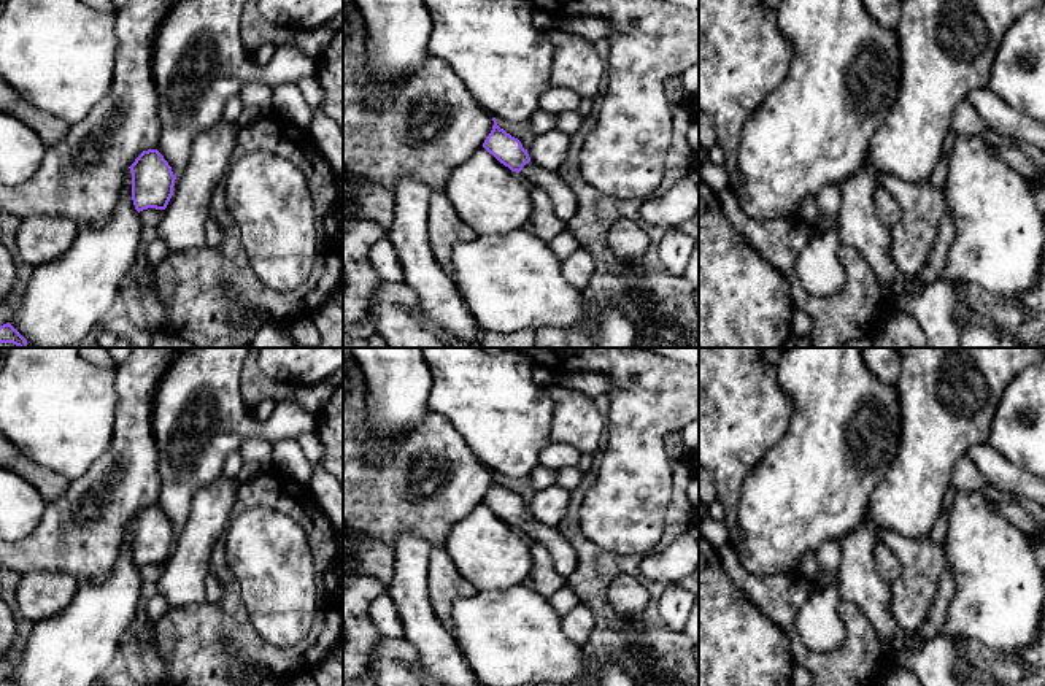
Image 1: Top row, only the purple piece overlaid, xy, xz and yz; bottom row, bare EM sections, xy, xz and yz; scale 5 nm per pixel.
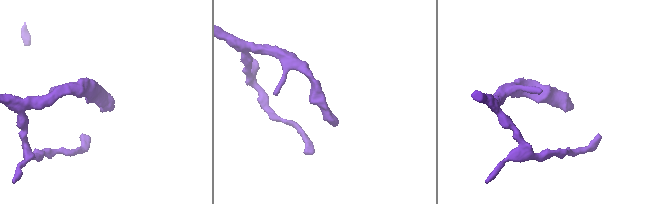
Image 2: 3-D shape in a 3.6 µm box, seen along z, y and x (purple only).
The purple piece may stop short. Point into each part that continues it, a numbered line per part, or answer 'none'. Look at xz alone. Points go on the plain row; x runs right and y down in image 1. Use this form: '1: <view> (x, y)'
1: xz (564, 556)

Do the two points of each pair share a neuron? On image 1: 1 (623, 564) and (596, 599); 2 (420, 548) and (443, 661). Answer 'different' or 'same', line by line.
1: same
2: same

